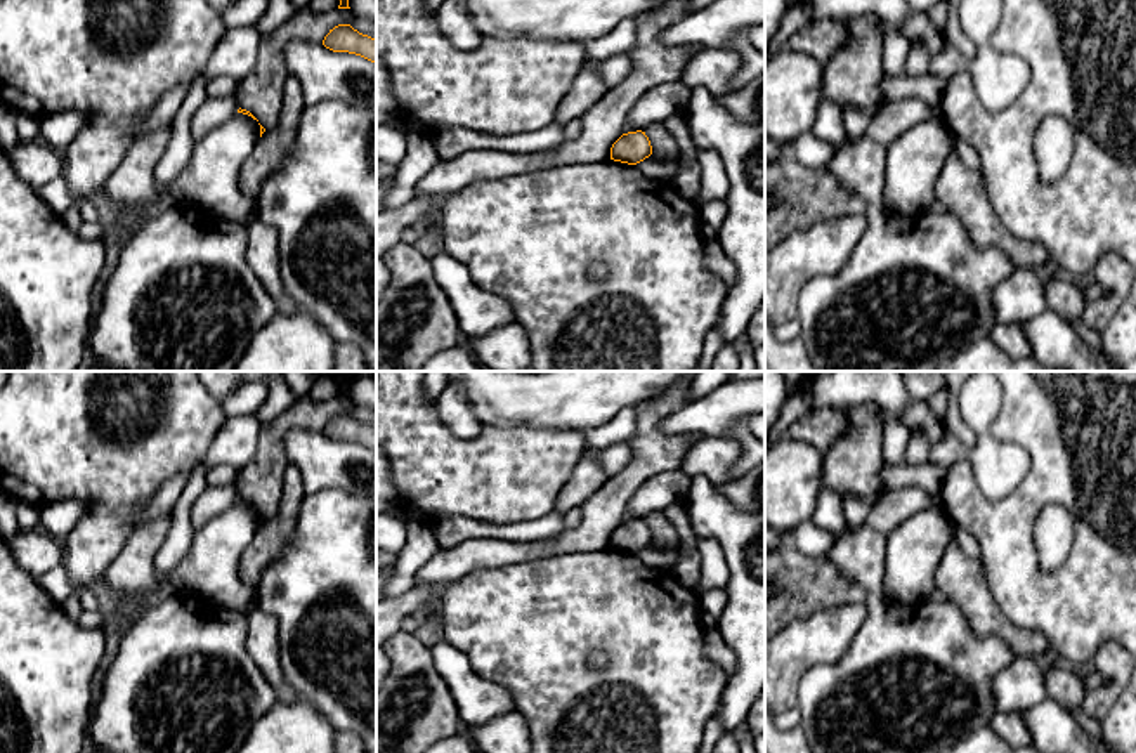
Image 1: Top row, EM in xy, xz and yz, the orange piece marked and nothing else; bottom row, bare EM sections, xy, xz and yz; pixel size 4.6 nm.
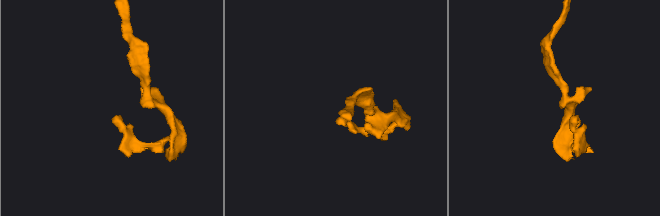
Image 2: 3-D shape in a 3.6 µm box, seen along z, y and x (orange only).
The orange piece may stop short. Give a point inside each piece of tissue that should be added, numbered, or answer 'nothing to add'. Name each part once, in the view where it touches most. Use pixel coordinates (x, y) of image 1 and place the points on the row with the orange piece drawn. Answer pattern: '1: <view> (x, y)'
nothing to add

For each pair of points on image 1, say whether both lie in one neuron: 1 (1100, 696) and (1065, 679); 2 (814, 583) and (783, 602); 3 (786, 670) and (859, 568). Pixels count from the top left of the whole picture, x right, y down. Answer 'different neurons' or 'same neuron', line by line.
1: different neurons
2: same neuron
3: different neurons

